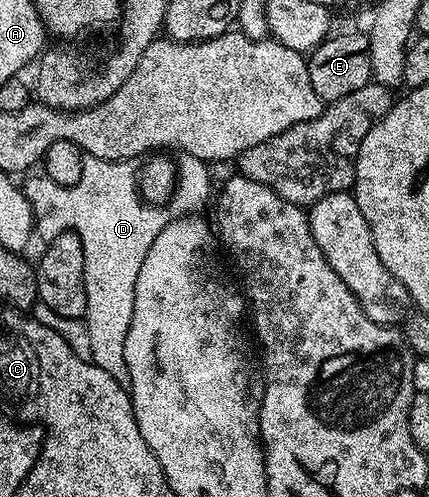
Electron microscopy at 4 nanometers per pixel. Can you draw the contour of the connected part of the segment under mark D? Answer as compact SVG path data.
M85 156L82 163L82 179L78 179L74 187L62 187L54 183L54 179L43 175L29 176L27 178L29 181L23 182L22 185L24 194L32 204L35 232L39 236L41 233L45 242L50 242L58 235L69 231L78 235L82 243L82 259L84 260L89 349L87 352L95 365L102 367L106 375L110 375L123 386L128 385L126 335L130 331L130 323L134 315L134 293L138 283L138 273L142 271L142 263L154 239L158 239L158 235L170 222L170 216L164 207L156 203L149 203L142 196L142 189L138 184L138 169L134 166L132 161L107 161Z

